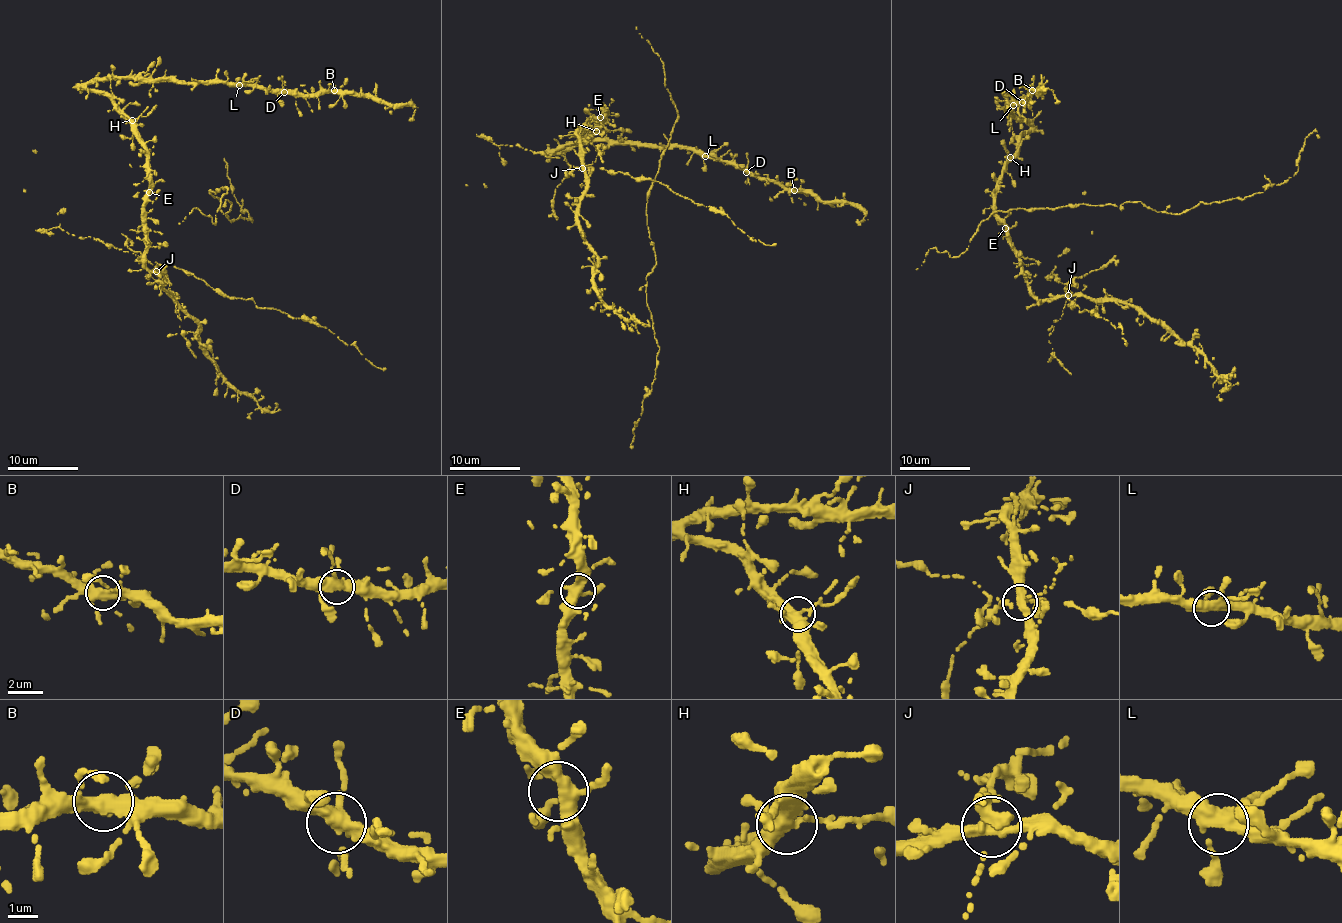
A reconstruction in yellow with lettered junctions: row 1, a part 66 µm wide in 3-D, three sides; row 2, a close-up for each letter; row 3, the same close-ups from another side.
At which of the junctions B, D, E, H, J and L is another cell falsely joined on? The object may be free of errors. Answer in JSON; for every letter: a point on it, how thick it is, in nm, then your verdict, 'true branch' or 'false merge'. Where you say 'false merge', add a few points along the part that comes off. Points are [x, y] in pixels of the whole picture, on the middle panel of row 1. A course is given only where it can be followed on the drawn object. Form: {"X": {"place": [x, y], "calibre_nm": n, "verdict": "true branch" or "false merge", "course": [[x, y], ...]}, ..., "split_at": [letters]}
{"B": {"place": [794, 190], "calibre_nm": 400, "verdict": "true branch"}, "D": {"place": [746, 172], "calibre_nm": 400, "verdict": "true branch"}, "E": {"place": [600, 117], "calibre_nm": 400, "verdict": "true branch"}, "H": {"place": [596, 131], "calibre_nm": 400, "verdict": "true branch"}, "J": {"place": [582, 168], "calibre_nm": 360, "verdict": "false merge", "course": [[582, 168], [601, 168], [661, 181], [702, 205], [720, 210], [751, 239], [776, 244]]}, "L": {"place": [705, 156], "calibre_nm": 400, "verdict": "true branch"}, "split_at": ["J"]}

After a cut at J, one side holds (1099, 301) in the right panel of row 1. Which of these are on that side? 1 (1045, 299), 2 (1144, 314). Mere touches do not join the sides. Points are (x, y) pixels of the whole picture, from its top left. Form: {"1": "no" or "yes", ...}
{"1": "yes", "2": "yes"}

